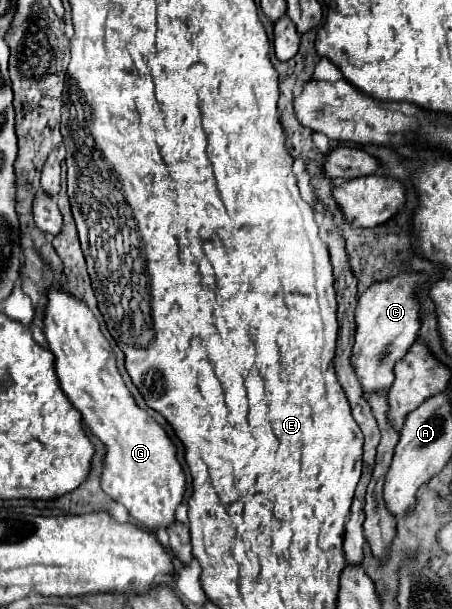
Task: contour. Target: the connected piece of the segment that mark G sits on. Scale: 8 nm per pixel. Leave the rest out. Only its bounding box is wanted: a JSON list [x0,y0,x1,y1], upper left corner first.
[44,289,186,531]

